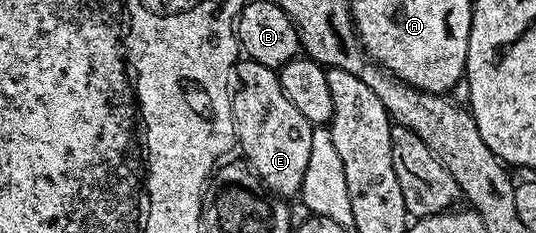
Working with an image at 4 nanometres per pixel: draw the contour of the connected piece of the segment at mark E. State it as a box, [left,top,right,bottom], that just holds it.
[232,60,315,200]

